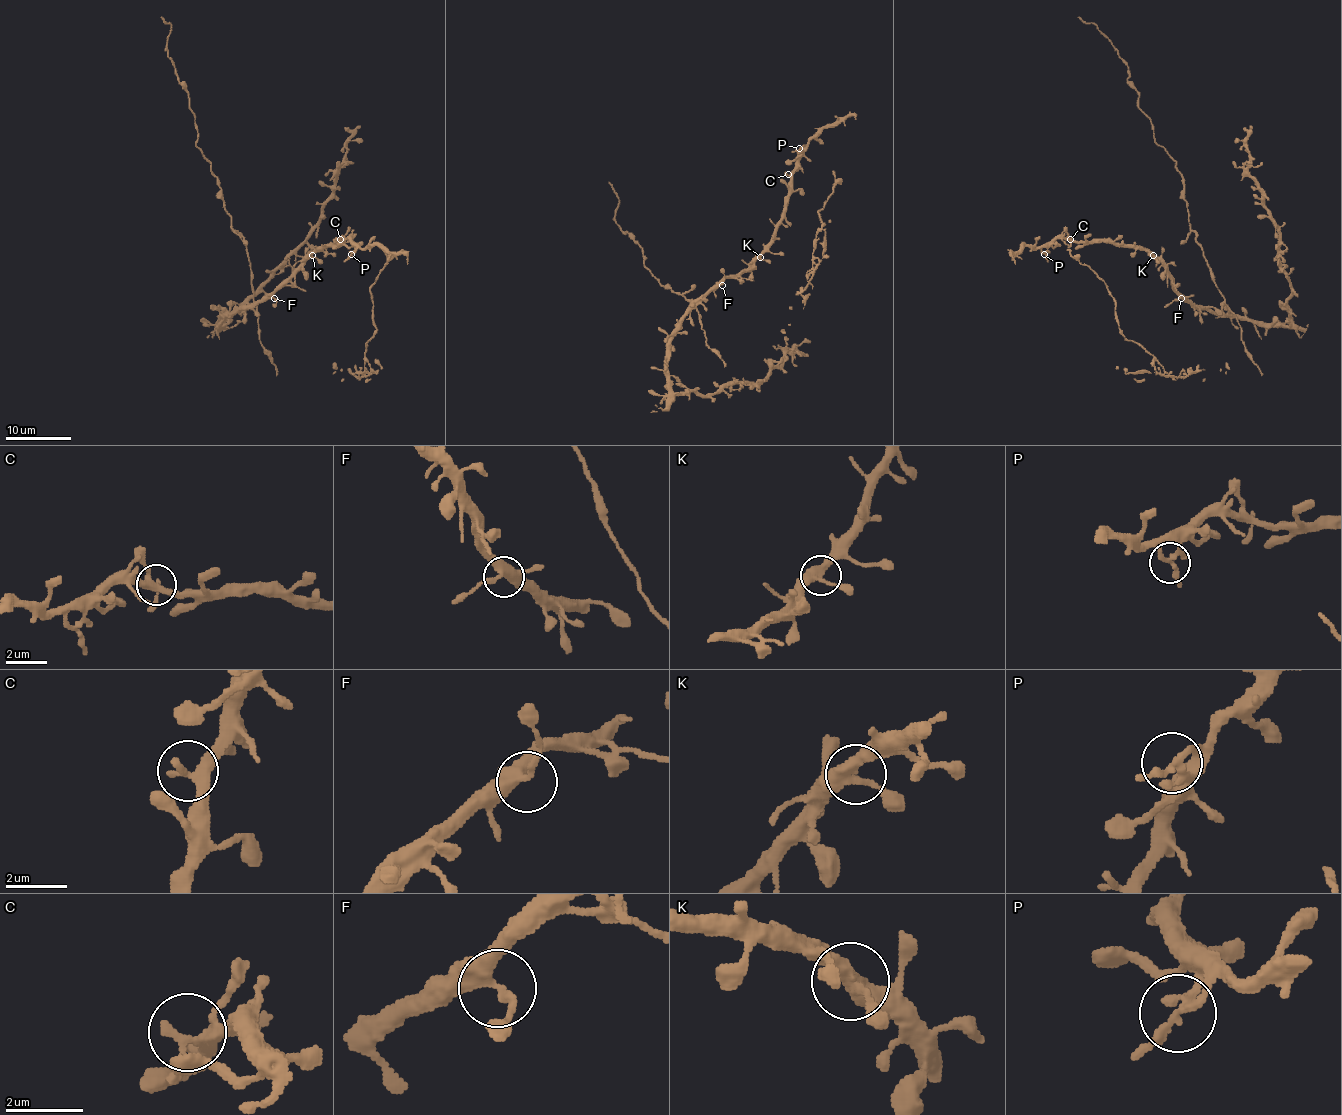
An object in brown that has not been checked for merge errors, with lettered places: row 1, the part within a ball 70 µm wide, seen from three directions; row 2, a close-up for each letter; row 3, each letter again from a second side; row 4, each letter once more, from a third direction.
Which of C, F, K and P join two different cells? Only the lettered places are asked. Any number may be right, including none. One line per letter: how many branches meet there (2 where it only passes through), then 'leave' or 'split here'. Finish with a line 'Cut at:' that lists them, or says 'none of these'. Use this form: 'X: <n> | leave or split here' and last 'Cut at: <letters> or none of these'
C: 4 | leave
F: 3 | leave
K: 3 | leave
P: 3 | leave
Cut at: none of these

